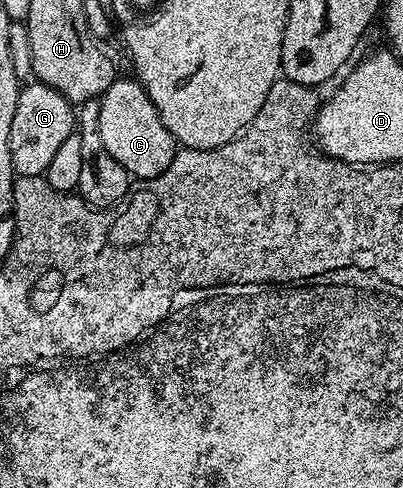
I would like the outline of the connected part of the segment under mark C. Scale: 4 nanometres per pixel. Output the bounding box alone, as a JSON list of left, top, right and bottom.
[98,77,177,181]

